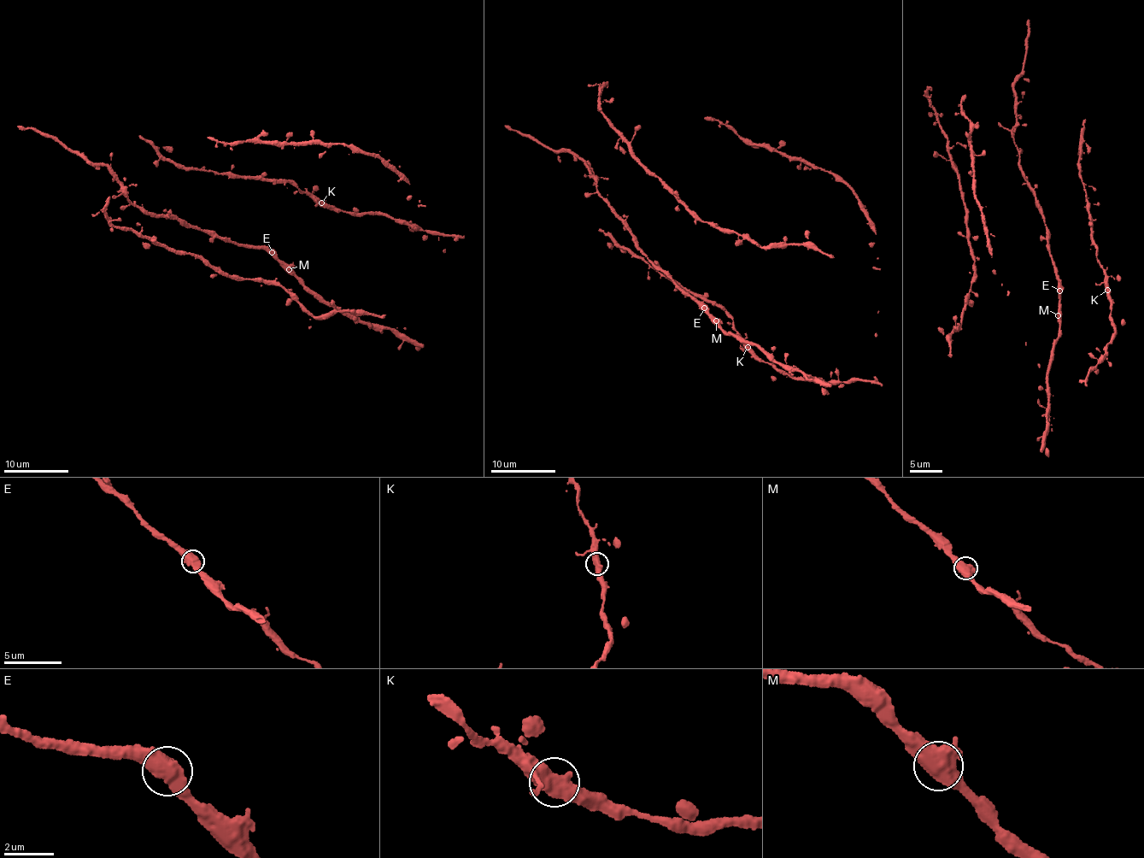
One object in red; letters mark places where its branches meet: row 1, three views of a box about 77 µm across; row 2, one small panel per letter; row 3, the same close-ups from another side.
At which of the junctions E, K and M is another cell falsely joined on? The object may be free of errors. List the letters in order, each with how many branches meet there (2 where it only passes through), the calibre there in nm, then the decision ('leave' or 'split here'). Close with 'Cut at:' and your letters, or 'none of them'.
E: 2 | 550 nm | leave
K: 2 | 550 nm | leave
M: 2 | 500 nm | leave
Cut at: none of them

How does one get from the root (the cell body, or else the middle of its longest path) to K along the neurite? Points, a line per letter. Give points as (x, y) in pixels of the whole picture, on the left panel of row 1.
K: (283, 181), (290, 182), (321, 202)

